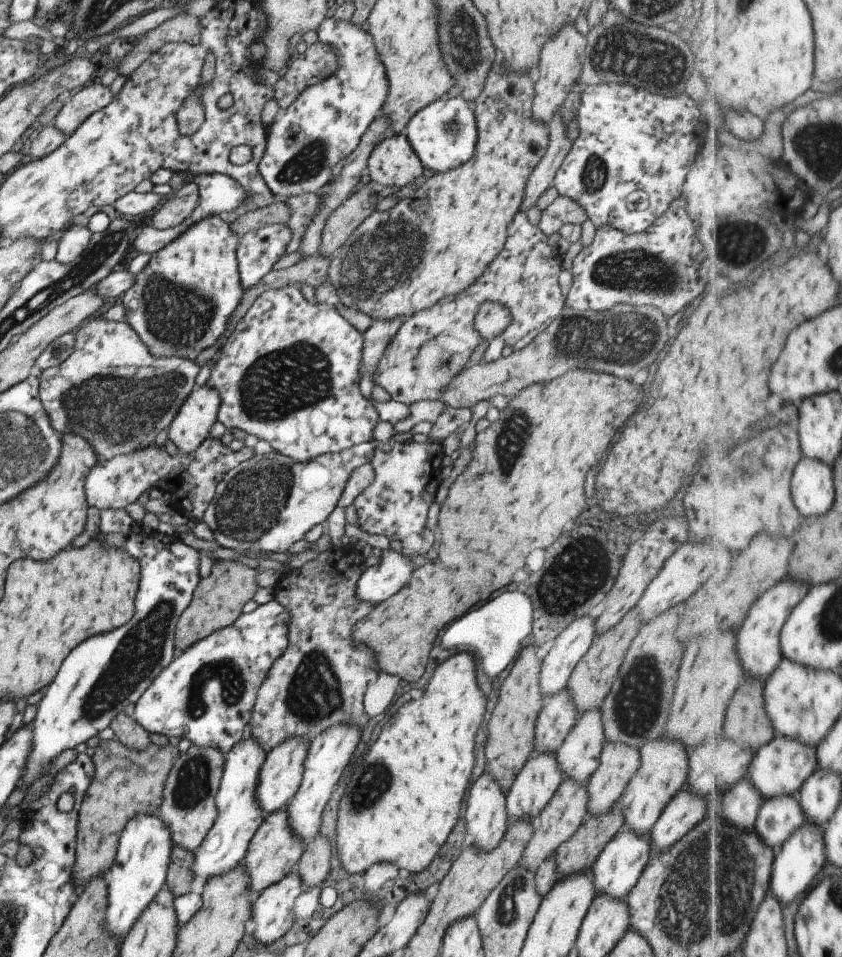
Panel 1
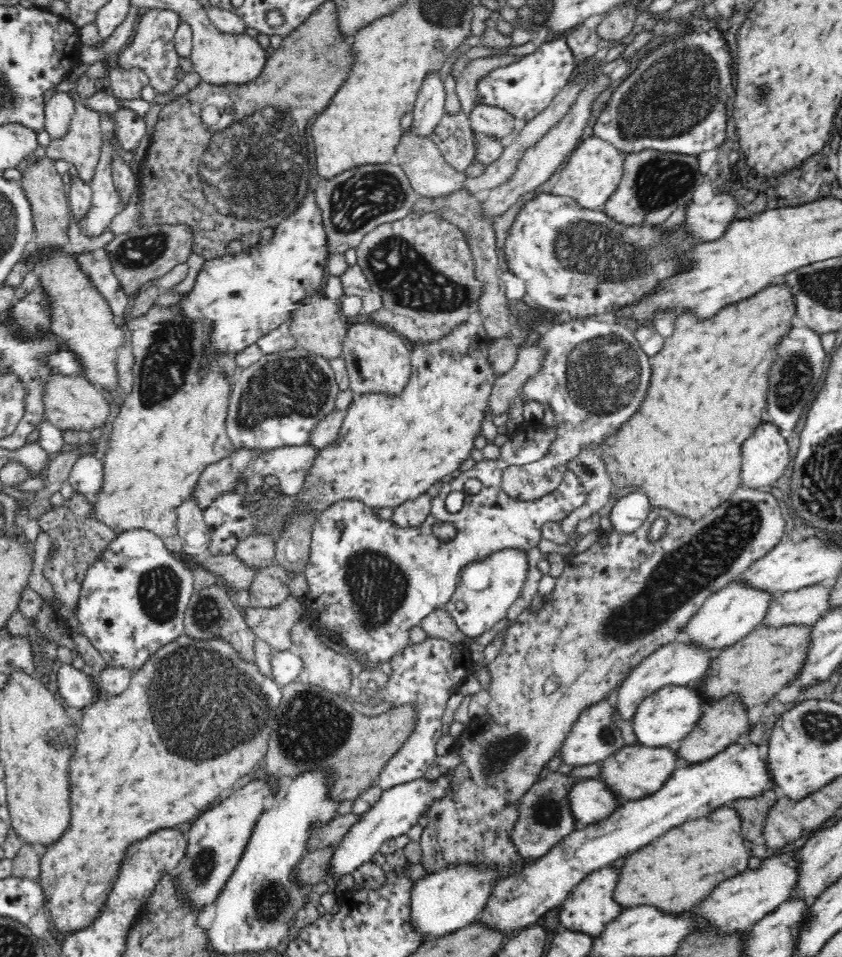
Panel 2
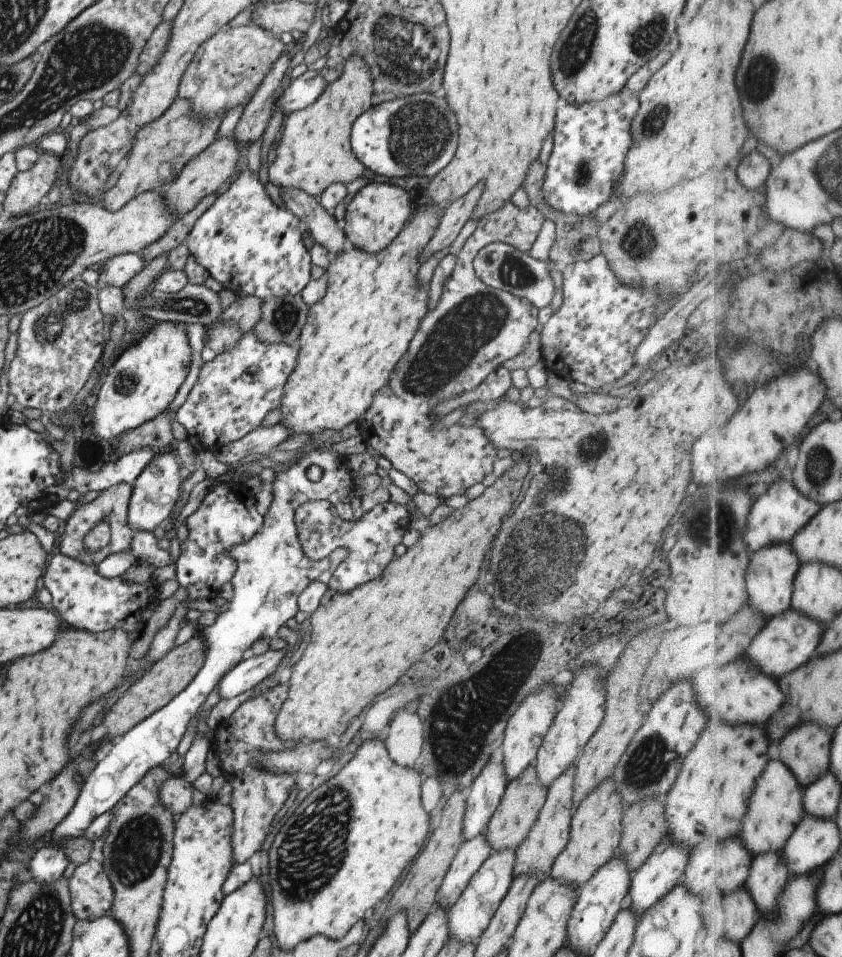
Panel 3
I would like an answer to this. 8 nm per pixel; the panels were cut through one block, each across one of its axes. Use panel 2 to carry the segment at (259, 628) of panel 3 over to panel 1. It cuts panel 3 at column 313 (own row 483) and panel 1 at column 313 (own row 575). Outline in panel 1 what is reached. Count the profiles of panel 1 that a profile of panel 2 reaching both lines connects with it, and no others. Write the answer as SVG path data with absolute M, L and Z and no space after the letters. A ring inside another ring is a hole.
M285 286L279 289L270 289L263 292L251 307L245 312L240 322L235 326L233 333L229 334L227 340L218 351L213 367L210 369L205 387L214 389L220 399L216 421L222 423L225 430L238 428L241 432L261 439L271 446L277 455L284 455L291 461L297 463L310 462L324 453L340 452L342 449L352 448L362 443L372 441L373 430L378 424L378 417L372 408L371 402L361 396L358 388L358 371L362 354L362 334L357 332L349 322L346 322L331 303L307 302L297 286Z

